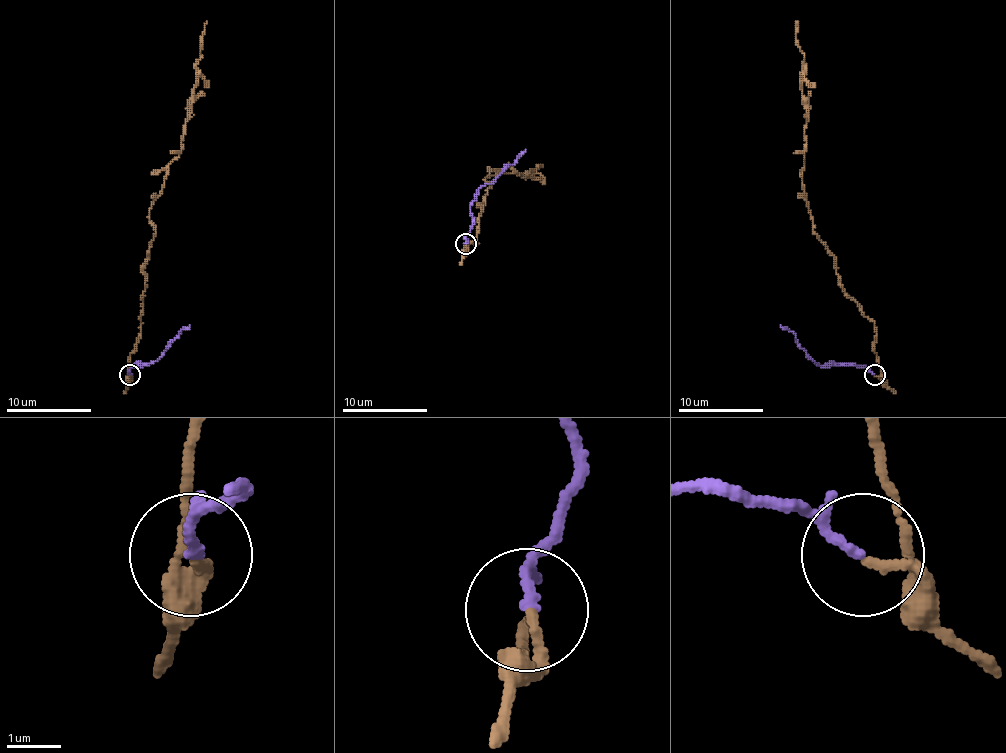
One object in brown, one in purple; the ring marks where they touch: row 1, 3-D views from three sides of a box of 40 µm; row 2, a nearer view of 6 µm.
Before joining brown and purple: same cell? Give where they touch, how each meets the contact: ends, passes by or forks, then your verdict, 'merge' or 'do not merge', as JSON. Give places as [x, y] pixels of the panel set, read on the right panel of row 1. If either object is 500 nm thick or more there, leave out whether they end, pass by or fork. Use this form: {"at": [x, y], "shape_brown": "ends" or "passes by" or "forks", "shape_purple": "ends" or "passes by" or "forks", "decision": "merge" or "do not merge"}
{"at": [875, 374], "shape_brown": "ends", "shape_purple": "passes by", "decision": "merge"}

